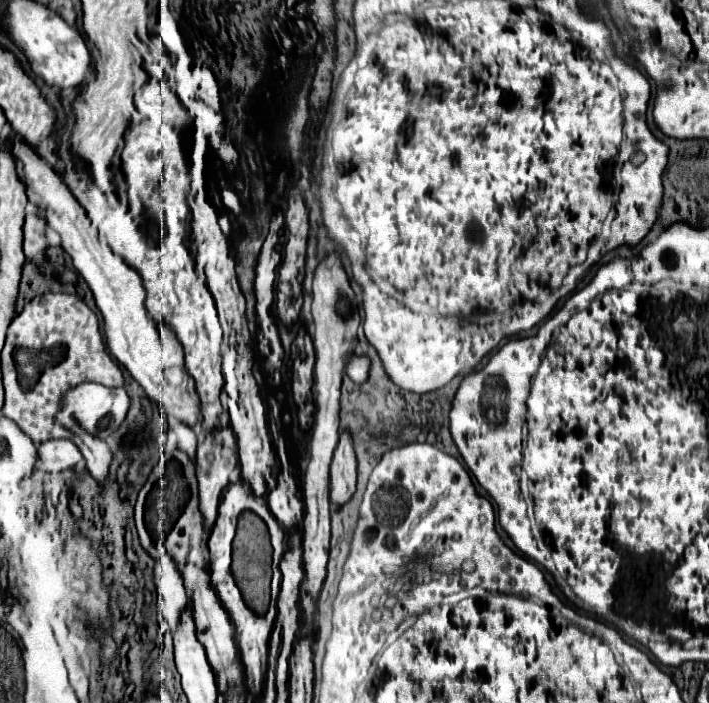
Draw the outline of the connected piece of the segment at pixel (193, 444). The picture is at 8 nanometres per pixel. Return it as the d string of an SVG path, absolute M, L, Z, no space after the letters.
M175 426L173 432L177 434L177 448L189 452L189 456L195 456L195 448L197 448L197 440L195 440L195 434L193 430L189 430L189 426Z

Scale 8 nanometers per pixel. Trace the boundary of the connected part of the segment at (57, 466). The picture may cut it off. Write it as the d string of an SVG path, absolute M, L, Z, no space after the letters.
M67 438L47 440L39 444L39 452L41 452L41 464L37 464L37 470L49 472L49 474L71 470L75 464L83 460L79 448Z

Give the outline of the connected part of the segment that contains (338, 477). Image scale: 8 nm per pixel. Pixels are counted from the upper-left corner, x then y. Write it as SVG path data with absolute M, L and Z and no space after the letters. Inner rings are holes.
M343 430L331 462L331 492L329 492L331 502L339 506L345 504L353 496L355 484L357 484L357 456L353 450L351 434Z

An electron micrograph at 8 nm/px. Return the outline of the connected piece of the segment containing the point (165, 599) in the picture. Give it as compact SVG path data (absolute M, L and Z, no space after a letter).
M159 558L155 566L155 584L159 592L157 608L161 610L161 616L169 622L171 630L175 630L181 624L181 616L187 606L187 594L181 584L181 576L173 564L173 560Z

